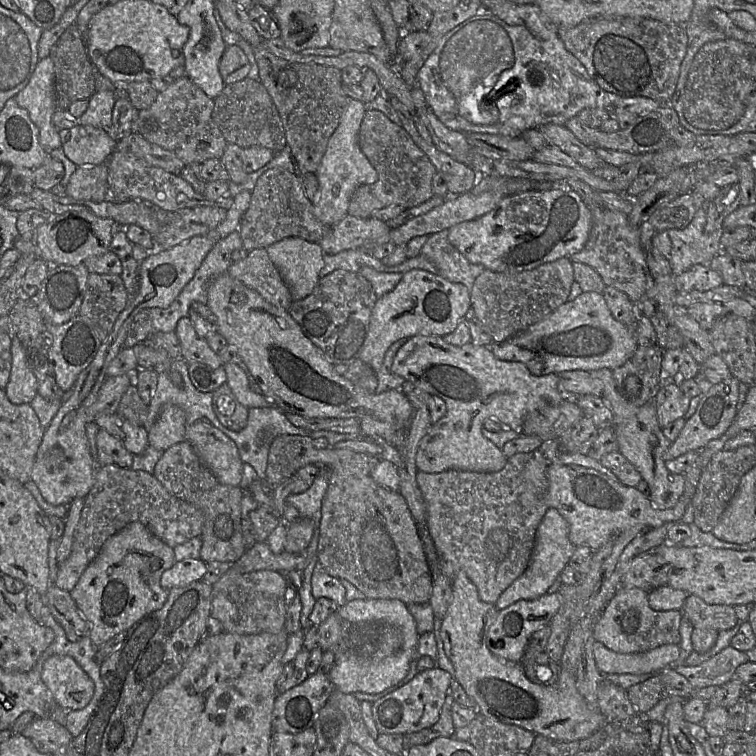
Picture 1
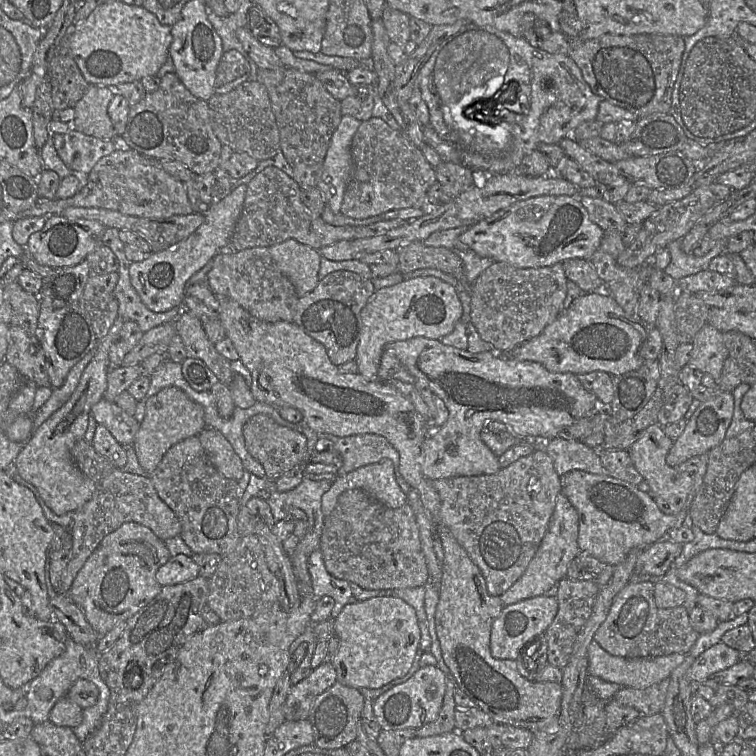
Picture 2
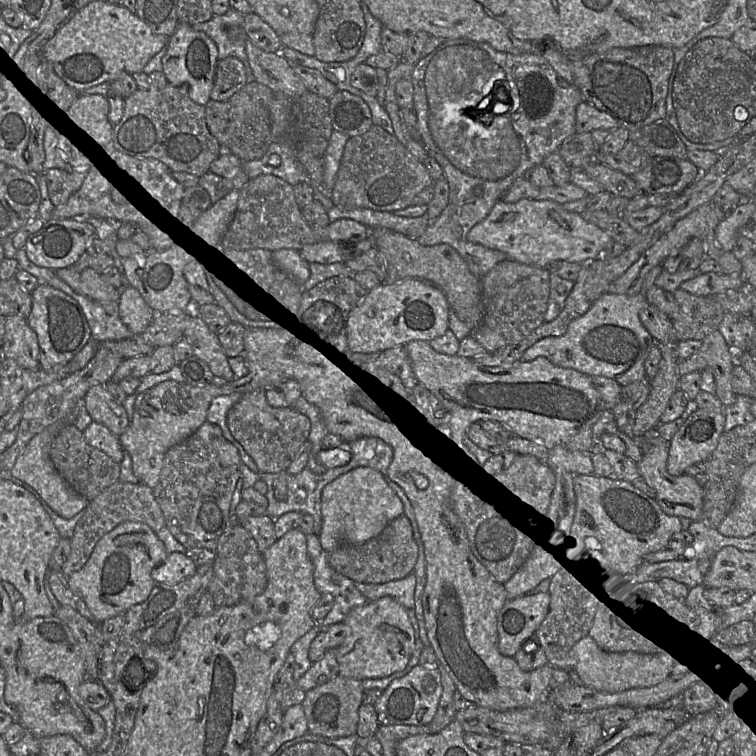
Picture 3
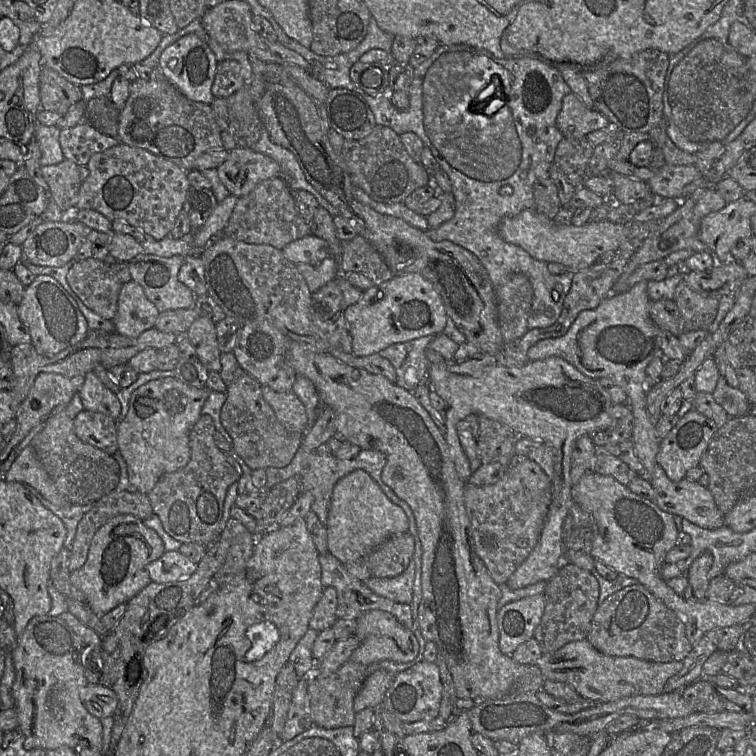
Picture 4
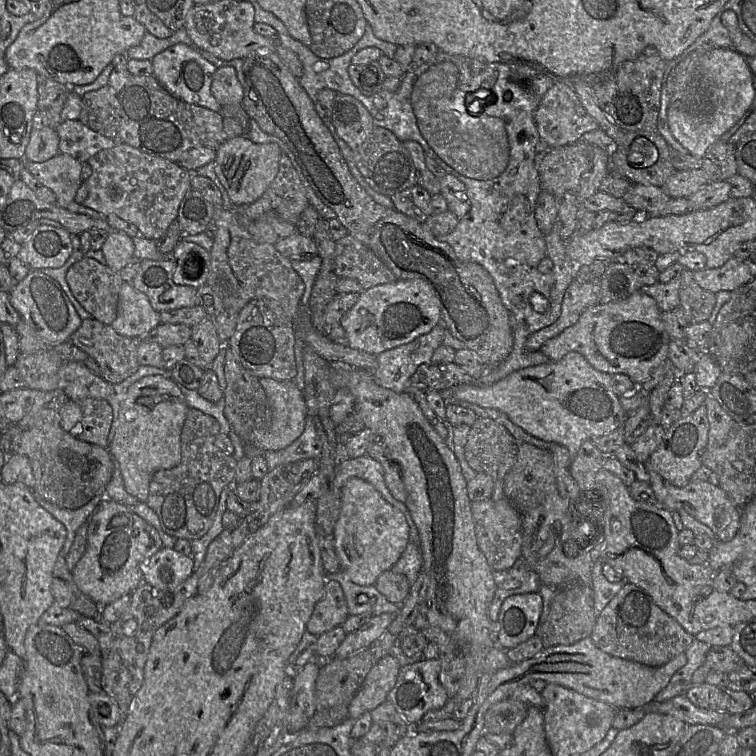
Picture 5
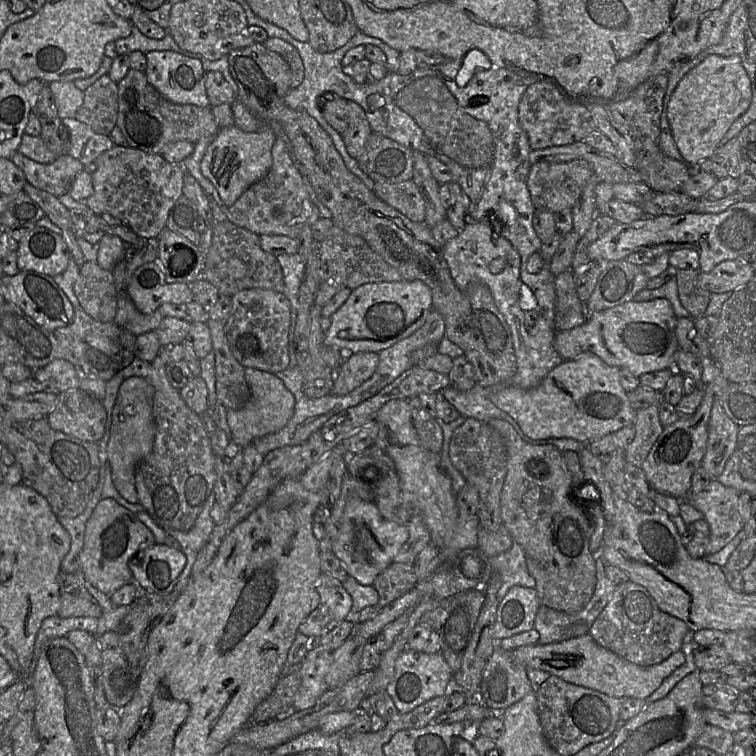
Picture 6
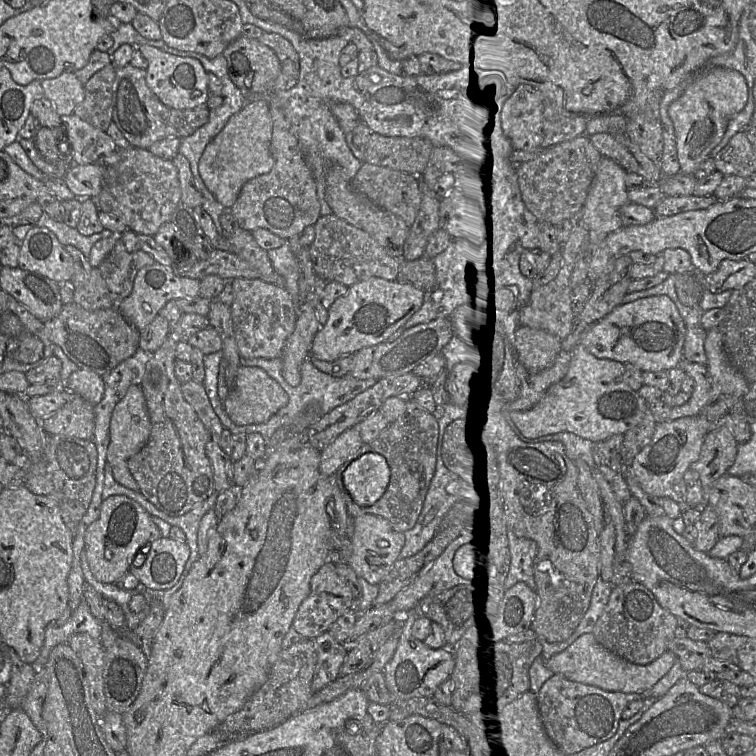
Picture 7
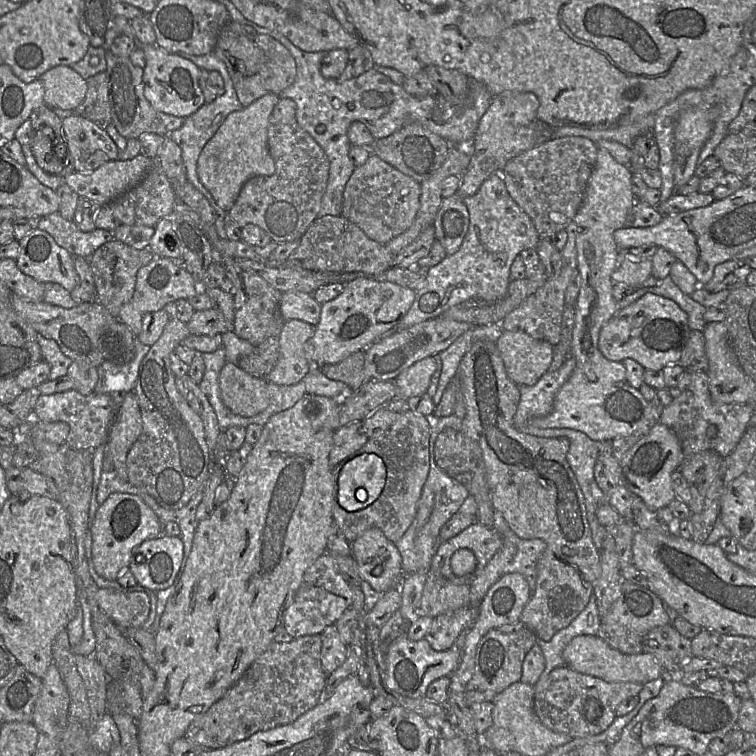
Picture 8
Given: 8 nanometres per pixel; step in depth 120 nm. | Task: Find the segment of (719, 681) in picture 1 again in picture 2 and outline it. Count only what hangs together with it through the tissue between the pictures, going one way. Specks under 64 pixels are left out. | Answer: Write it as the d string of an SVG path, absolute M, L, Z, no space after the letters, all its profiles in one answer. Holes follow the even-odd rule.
M719 642L700 654L687 671L687 677L692 681L706 681L722 670L725 670L741 660L742 654L737 650Z

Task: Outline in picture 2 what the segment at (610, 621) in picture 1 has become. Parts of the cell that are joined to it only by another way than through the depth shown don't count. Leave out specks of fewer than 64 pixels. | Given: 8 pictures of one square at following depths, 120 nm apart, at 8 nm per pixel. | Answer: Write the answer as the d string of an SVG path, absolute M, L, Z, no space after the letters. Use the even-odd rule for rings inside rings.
M651 581L628 582L614 598L605 620L594 634L594 639L604 650L624 658L688 654L698 637L683 605L667 609L657 607Z

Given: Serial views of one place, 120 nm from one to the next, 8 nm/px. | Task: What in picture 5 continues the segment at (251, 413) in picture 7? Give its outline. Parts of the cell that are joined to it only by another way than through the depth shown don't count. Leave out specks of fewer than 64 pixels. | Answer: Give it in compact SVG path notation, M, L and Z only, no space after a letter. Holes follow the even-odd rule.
M260 378L260 384L271 408L272 421L271 426L260 436L258 448L244 444L244 454L250 459L264 456L267 451L281 450L293 443L303 433L308 415L303 392L295 385L293 380L279 381L272 378Z

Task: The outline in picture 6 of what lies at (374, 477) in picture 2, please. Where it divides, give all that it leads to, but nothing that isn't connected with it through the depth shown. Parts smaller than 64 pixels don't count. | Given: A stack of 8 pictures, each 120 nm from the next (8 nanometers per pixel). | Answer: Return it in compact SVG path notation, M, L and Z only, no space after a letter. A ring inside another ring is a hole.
M360 498L348 501L337 532L332 551L348 575L363 586L373 584L376 577L394 562L395 556L409 538L408 525L384 519L375 503Z

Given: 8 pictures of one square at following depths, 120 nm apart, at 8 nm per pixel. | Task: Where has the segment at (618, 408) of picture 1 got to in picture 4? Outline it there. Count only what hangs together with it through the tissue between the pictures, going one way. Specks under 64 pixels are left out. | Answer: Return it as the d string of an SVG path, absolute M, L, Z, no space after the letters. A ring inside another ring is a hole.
M657 465L650 482L656 492L654 503L664 512L674 516L679 515L705 529L717 529L725 525L725 515L717 507L712 493L698 481L690 480L687 477L678 482L671 481L663 468Z

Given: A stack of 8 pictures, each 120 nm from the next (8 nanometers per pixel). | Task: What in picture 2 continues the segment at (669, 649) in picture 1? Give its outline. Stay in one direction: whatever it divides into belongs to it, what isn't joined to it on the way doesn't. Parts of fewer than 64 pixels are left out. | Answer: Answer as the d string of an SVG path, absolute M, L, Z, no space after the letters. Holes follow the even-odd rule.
M593 639L588 646L587 671L588 675L595 676L607 682L616 683L621 687L643 689L669 678L672 671L684 661L685 655L682 653L673 653L656 657L624 658L611 655Z

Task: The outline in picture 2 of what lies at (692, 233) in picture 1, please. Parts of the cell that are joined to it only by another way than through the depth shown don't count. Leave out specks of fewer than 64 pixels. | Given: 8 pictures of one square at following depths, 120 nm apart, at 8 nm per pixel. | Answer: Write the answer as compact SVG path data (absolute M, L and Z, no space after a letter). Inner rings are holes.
M727 239L715 241L715 246L704 256L696 257L692 253L686 254L681 249L681 240L672 241L668 245L671 255L670 263L665 272L675 281L683 277L707 270L711 260L726 252Z

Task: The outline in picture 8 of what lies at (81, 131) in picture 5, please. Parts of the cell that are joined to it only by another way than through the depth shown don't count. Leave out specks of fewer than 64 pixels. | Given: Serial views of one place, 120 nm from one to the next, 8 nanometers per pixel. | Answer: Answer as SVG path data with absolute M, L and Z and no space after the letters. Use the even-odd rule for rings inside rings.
M78 115L69 116L63 119L62 130L74 160L75 171L91 173L103 164L117 160L120 152L117 145L106 130L101 129L92 121Z

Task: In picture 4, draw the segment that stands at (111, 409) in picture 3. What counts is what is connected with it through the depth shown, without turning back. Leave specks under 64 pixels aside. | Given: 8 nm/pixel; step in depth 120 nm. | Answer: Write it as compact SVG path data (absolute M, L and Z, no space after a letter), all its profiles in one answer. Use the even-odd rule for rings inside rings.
M94 371L85 375L85 382L79 391L84 410L106 414L118 419L121 404L116 394L110 391Z

